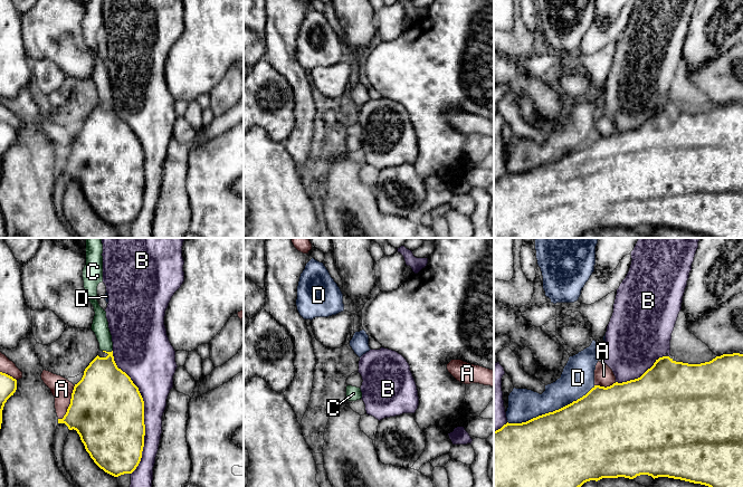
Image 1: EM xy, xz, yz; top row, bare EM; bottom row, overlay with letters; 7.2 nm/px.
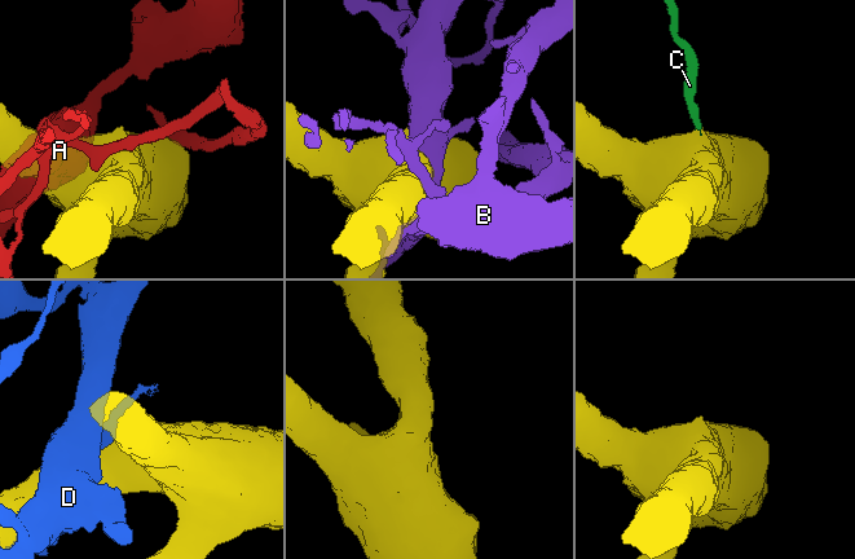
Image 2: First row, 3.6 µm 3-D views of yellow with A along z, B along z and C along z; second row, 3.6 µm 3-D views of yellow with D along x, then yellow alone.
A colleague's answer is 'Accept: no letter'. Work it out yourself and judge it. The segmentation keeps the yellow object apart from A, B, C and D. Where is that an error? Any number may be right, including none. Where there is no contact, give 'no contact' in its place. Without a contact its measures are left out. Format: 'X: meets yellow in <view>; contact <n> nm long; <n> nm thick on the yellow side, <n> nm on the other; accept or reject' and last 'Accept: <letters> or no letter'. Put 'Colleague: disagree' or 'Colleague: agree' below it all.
A: meets yellow in xy; contact 280 nm long; 500 nm thick on the yellow side, 160 nm on the other; reject
B: meets yellow in xy; contact 900 nm long; 500 nm thick on the yellow side, 260 nm on the other; reject
C: meets yellow in xy; contact 70 nm long; 340 nm thick on the yellow side, 120 nm on the other; accept
D: meets yellow in yz; contact 700 nm long; 500 nm thick on the yellow side, 220 nm on the other; reject
Accept: C
Colleague: disagree

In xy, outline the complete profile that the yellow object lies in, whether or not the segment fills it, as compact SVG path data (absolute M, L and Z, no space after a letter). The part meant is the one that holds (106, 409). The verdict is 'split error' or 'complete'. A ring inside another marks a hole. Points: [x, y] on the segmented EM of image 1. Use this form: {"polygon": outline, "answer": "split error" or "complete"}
{"polygon": "M86 238L85 250L84 288L95 312L91 328L99 343L99 350L108 355L97 355L85 369L82 380L74 386L67 412L63 419L58 419L58 423L65 423L69 430L76 430L94 462L105 472L118 477L132 474L141 461L145 436L144 401L139 388L114 361L106 312L97 302L97 286L103 281L102 238Z", "answer": "split error"}

